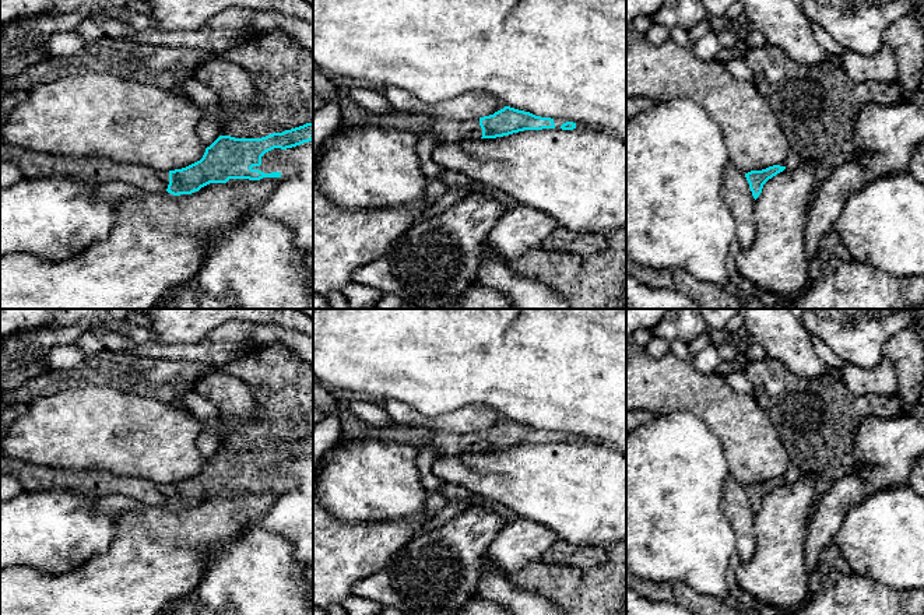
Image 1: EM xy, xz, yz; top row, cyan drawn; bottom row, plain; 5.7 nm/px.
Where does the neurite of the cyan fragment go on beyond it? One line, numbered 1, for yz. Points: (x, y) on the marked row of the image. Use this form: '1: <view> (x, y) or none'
1: none

